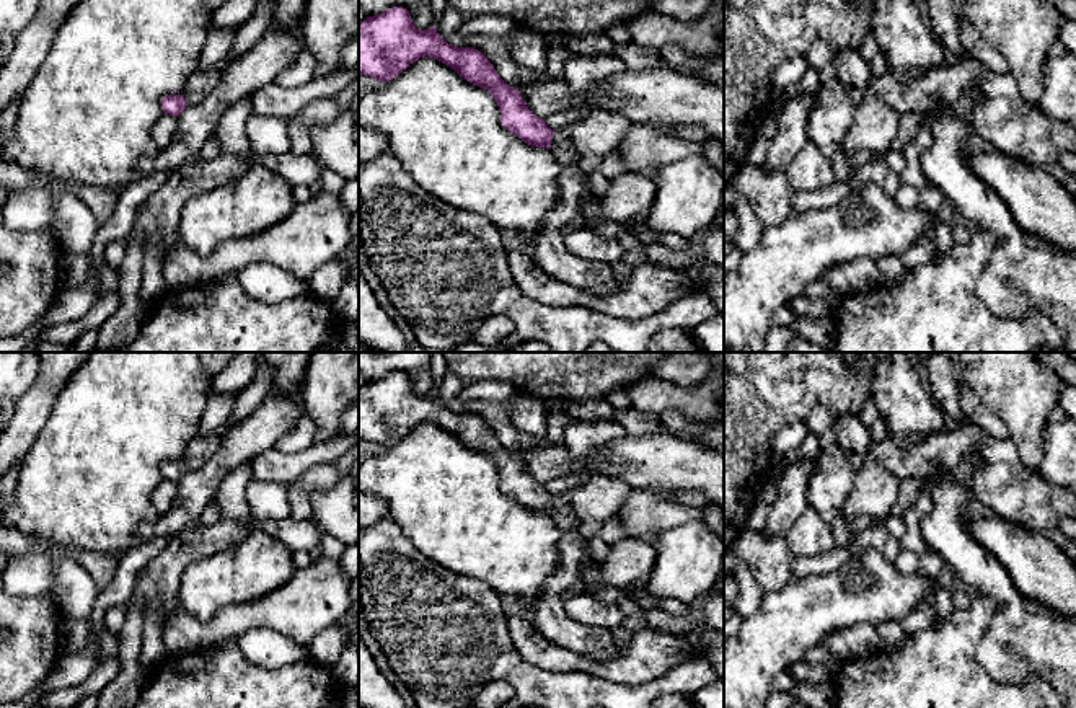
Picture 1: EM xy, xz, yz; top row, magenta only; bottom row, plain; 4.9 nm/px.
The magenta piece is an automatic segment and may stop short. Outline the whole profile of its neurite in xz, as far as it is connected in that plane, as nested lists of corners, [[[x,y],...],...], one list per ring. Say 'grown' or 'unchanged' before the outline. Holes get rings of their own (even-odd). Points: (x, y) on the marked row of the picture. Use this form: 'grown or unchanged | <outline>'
grown | [[[395,7],[359,23],[359,75],[390,82],[426,55],[487,90],[499,106],[501,122],[507,131],[531,147],[549,148],[558,158],[562,166],[558,204],[546,214],[541,230],[530,245],[533,261],[559,282],[595,295],[610,295],[618,287],[611,266],[580,259],[564,243],[564,228],[582,215],[582,202],[589,194],[589,173],[582,168],[571,140],[535,116],[520,91],[497,75],[481,51],[448,44],[435,26],[417,29],[406,8]]]

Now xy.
grown | [[[210,69],[189,77],[183,95],[166,95],[161,100],[165,114],[179,116],[187,106],[202,101],[220,82],[222,70]]]

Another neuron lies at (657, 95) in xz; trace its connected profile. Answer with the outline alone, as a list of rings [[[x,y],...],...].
[[[665,64],[620,72],[585,95],[572,93],[564,78],[553,77],[546,69],[527,70],[522,72],[518,91],[528,109],[541,119],[579,108],[602,108],[624,116],[631,124],[665,124],[672,129],[698,124],[706,129],[709,139],[717,140],[724,148],[724,90]]]

